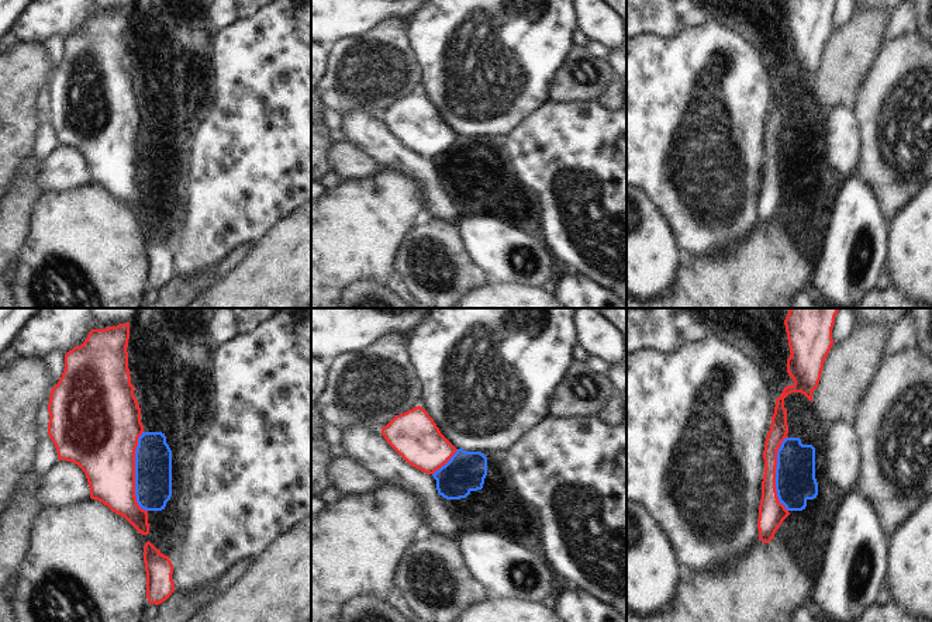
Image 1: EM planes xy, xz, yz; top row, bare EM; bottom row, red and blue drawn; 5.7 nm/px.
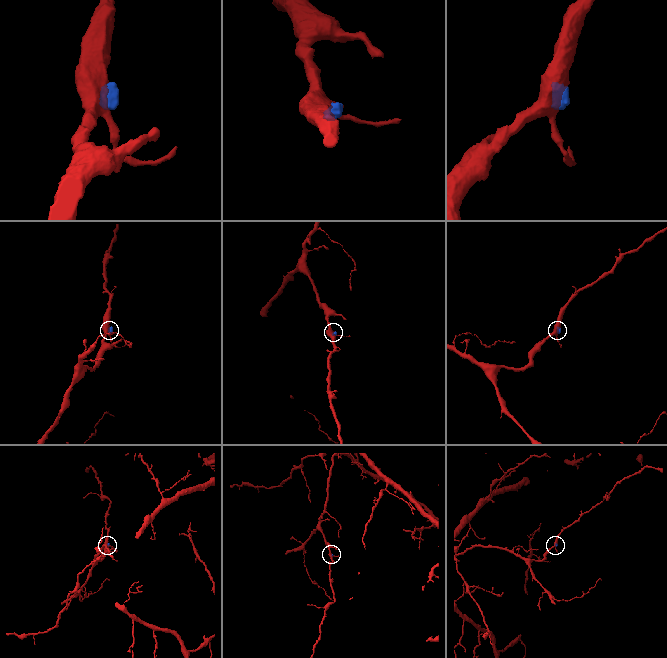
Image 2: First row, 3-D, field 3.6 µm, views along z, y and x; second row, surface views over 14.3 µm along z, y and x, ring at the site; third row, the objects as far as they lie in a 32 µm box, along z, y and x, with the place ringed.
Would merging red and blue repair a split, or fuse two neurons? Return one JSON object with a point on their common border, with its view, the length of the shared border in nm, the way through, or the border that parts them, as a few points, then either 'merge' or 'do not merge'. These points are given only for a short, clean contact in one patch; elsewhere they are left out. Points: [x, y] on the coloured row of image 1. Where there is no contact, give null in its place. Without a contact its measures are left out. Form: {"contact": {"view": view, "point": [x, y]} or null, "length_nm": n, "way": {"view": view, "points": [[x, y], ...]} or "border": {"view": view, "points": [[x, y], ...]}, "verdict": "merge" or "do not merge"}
{"contact": {"view": "xy", "point": [134, 472]}, "length_nm": 460, "way": {"view": "xy", "points": [[103, 441], [134, 472], [152, 456]]}, "verdict": "merge"}

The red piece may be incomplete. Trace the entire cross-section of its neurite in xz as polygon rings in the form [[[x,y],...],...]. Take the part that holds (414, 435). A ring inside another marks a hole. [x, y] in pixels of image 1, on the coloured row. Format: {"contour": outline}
{"contour": [[[422,407],[396,415],[382,435],[408,464],[434,476],[443,498],[460,500],[483,488],[487,457],[456,449]]]}

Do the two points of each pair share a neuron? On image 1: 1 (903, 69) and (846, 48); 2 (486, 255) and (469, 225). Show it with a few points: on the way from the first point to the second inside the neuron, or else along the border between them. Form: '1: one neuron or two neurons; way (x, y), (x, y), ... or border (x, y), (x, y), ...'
1: two neurons; border (889, 41), (882, 48), (860, 89)
2: one neuron; way (486, 248), (486, 242), (476, 232)

